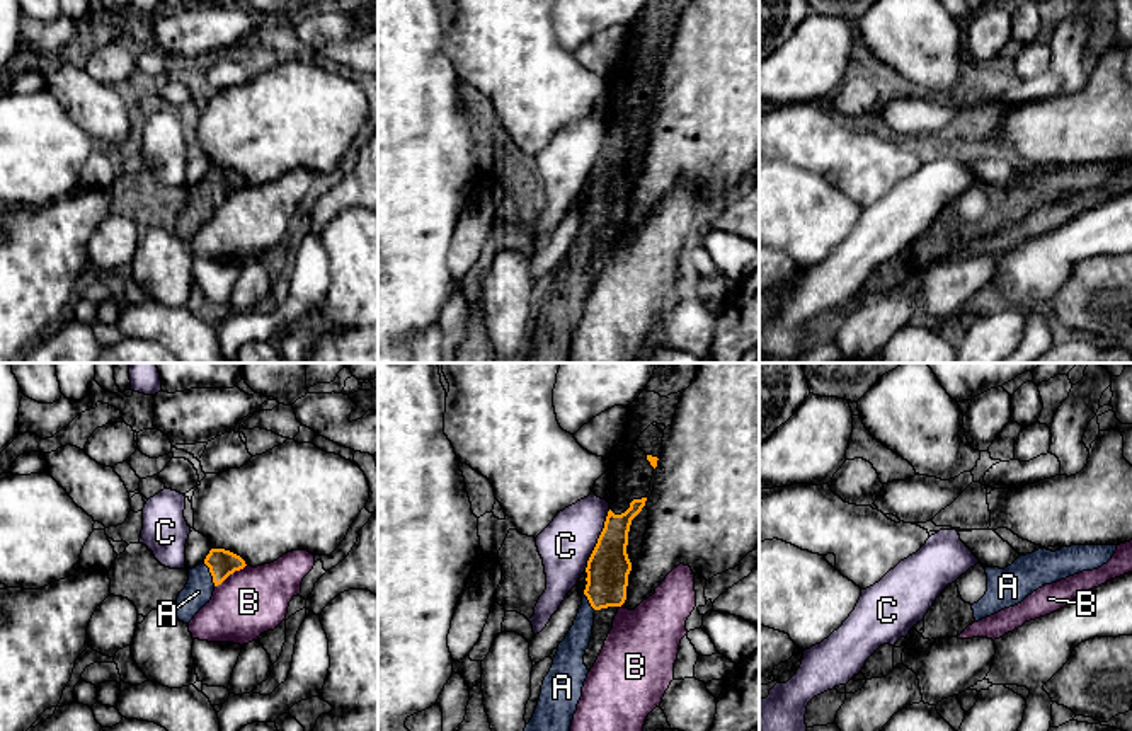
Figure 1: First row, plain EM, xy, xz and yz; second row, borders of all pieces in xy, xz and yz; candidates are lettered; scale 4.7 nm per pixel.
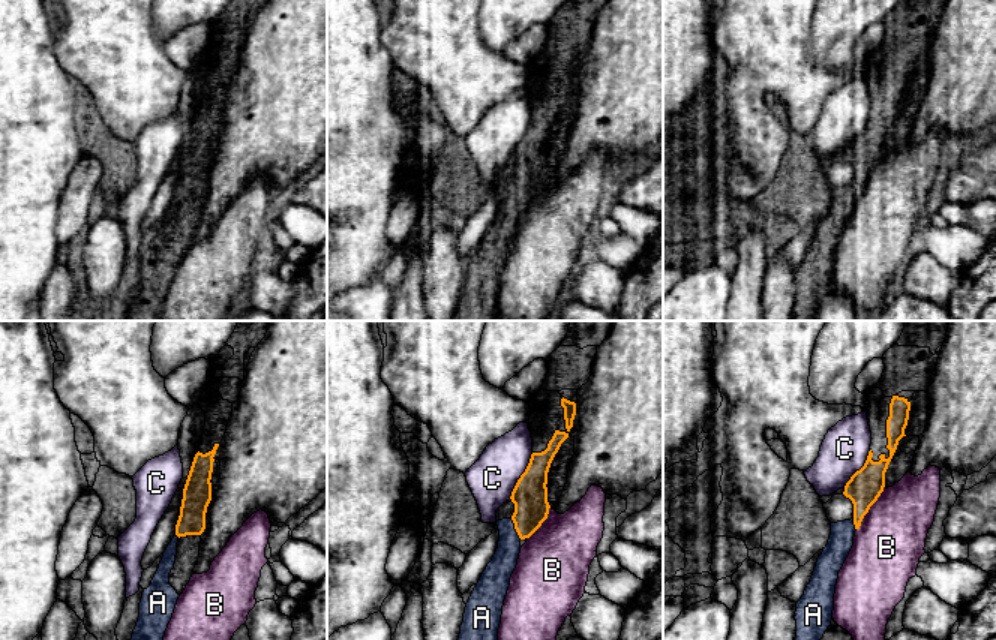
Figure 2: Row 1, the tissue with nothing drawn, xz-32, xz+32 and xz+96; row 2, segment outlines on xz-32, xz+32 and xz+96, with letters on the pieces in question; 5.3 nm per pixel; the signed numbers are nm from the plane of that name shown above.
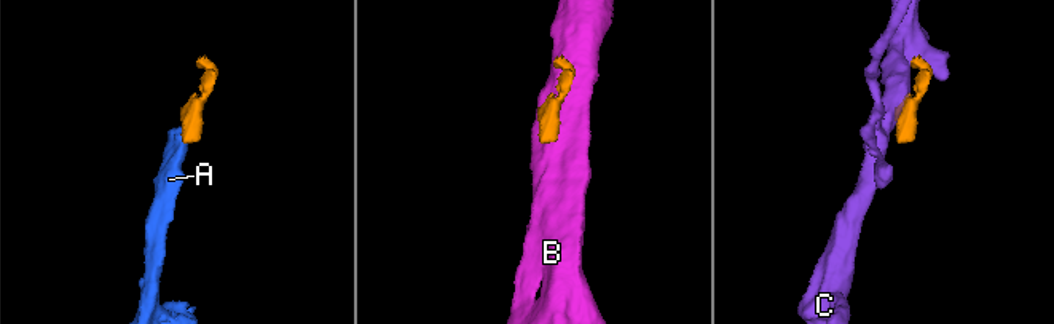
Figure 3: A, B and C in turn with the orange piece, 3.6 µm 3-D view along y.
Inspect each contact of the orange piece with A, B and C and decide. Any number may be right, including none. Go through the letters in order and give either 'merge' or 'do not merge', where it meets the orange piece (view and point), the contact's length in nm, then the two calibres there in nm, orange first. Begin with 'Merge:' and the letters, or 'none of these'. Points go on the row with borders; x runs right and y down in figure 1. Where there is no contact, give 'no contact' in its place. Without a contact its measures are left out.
Merge: A
A: merge; contact xy (211, 575); length 130 nm; calibres 130 and 140 nm
B: do not merge; contact xy (230, 573); length 190 nm; calibres 130 and 320 nm
C: do not merge; contact xz (598, 541); length 320 nm; calibres 200 and 260 nm

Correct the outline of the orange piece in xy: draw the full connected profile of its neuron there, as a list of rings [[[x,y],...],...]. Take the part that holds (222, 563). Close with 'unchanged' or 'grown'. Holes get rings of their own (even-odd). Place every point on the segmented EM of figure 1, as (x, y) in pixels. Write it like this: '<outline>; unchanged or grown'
[[[211,549],[199,566],[189,569],[189,581],[175,601],[175,617],[189,625],[194,615],[209,603],[214,588],[245,566],[240,555],[225,549]]]; grown

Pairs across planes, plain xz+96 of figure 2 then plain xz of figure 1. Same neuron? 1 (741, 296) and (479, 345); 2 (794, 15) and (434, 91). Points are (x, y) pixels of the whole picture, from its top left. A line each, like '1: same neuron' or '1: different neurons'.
1: same neuron
2: different neurons

